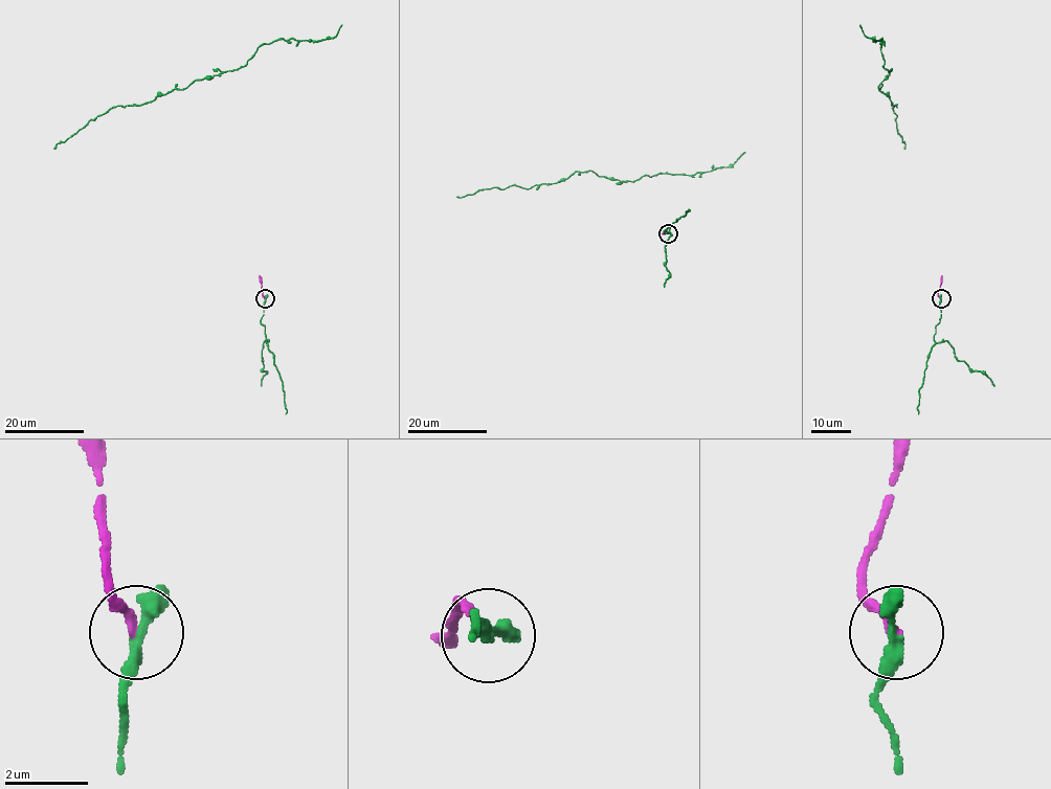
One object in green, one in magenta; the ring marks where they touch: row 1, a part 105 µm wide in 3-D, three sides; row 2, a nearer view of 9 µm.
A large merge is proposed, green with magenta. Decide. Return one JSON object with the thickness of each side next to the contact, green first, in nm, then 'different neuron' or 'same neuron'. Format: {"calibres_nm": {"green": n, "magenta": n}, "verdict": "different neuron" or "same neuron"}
{"calibres_nm": {"green": 300, "magenta": 220}, "verdict": "same neuron"}

